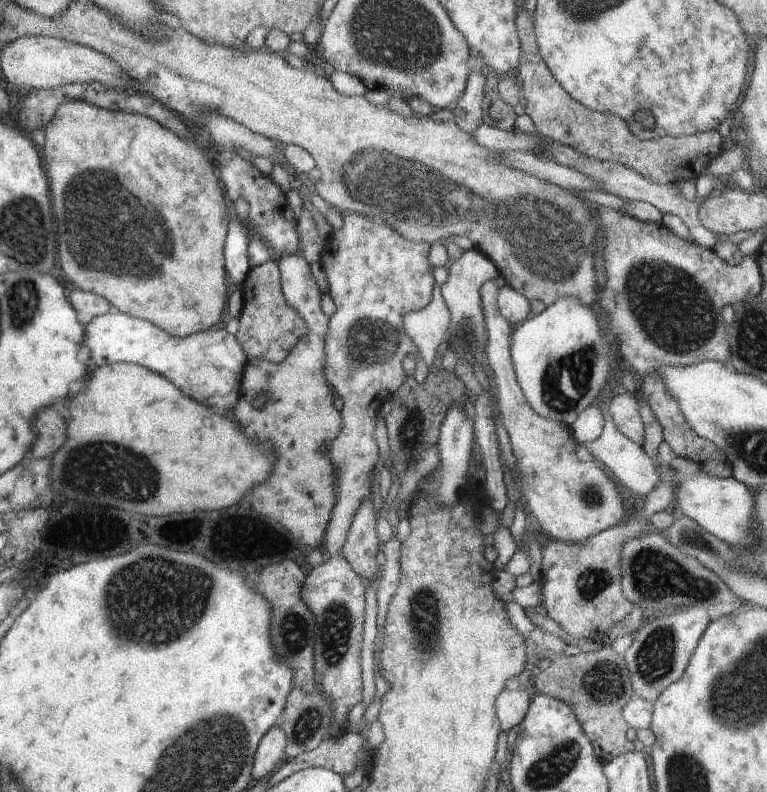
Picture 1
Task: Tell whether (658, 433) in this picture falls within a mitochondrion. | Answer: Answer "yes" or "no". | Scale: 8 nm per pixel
no

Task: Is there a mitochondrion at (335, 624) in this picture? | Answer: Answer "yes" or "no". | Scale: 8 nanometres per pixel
yes

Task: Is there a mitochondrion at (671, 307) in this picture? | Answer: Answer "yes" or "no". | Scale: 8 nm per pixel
yes

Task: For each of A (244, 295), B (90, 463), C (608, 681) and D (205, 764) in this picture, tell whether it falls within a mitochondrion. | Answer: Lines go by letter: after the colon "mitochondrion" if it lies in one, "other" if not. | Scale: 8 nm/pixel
A: other
B: mitochondrion
C: mitochondrion
D: mitochondrion

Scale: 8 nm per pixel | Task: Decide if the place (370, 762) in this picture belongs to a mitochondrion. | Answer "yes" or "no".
no

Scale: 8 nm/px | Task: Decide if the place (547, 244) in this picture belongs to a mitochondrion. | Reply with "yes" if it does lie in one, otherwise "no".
yes

